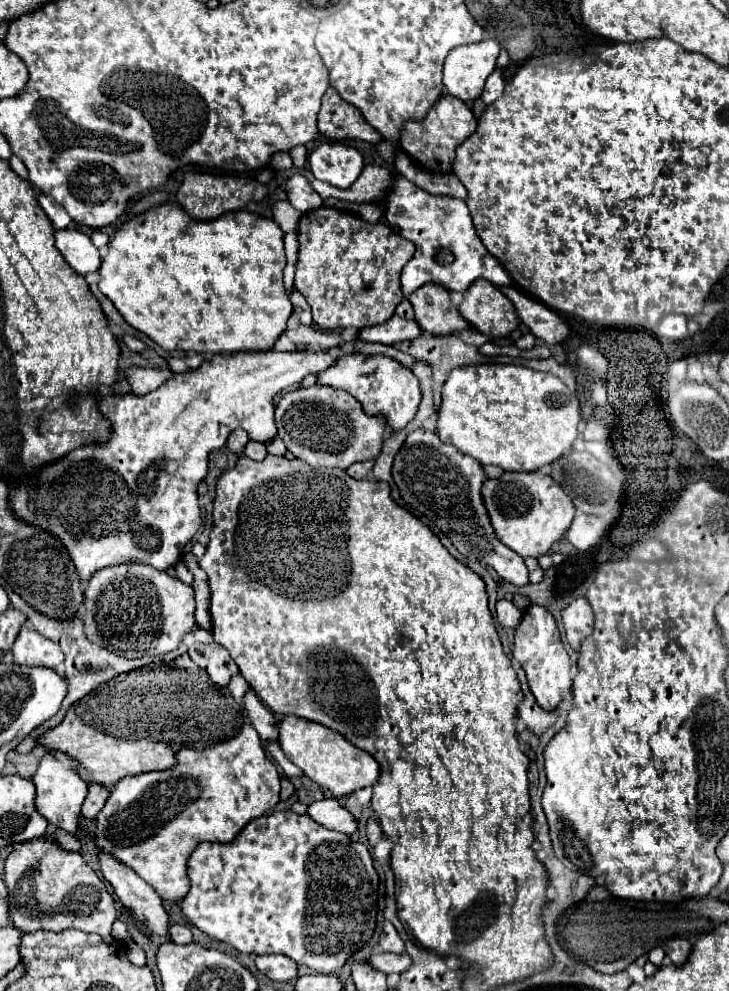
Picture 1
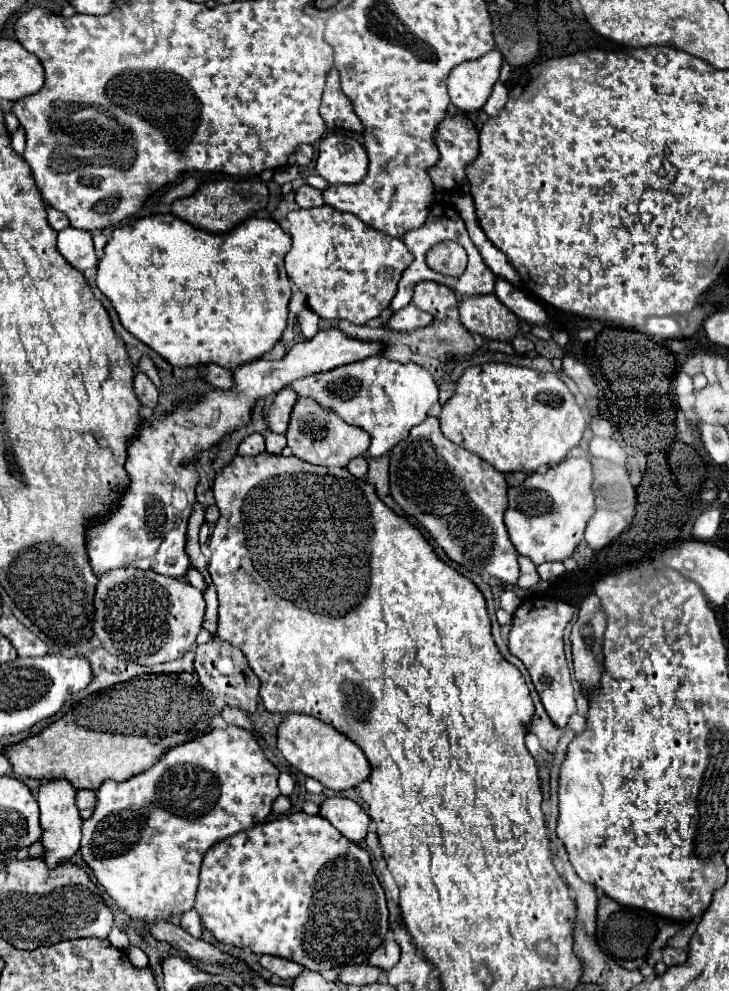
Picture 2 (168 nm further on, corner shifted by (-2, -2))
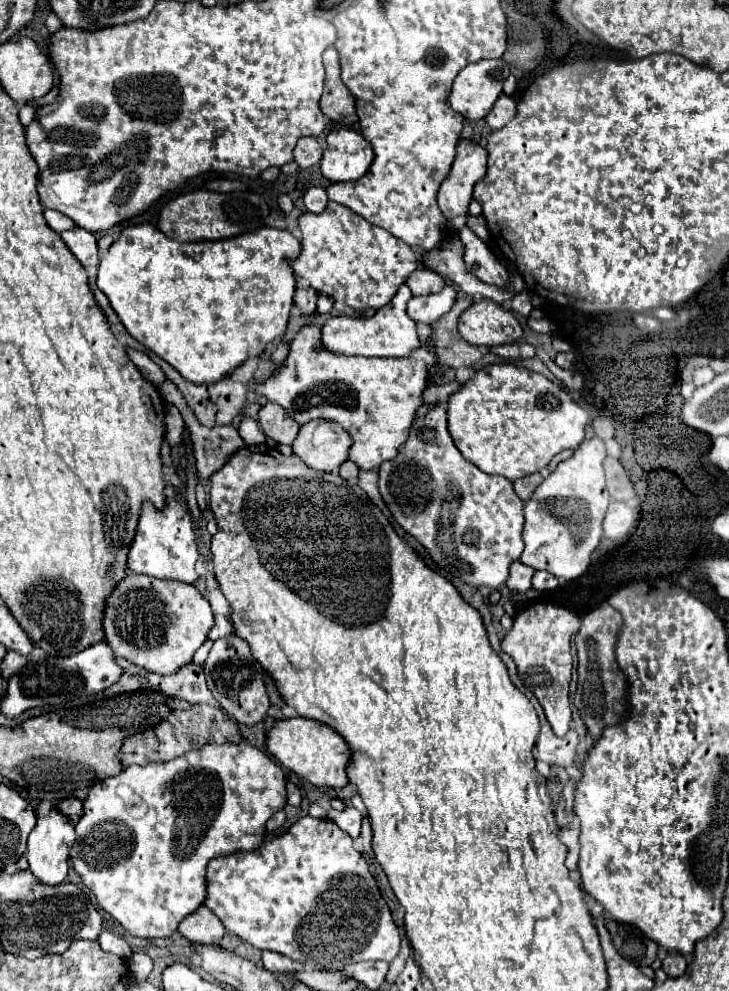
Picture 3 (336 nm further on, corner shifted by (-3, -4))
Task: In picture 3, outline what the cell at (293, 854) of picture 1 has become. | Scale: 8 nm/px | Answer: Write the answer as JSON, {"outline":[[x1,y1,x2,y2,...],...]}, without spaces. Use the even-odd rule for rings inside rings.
{"outline":[[303,816,299,818,287,832,283,832,281,836,269,840,269,842,263,842,261,848,253,850,253,852,245,852,245,850,239,850,239,852,233,852,233,854,225,854,223,858,217,856,209,862,207,866,207,896,205,896,205,906,223,922,225,930,229,934,235,934,237,938,241,938,243,942,259,948,259,950,273,950,273,952,279,952,283,956,289,956,301,964,309,964,313,970,343,970,347,964,353,964,353,962,363,962,363,960,385,960,385,962,391,962,397,952,399,952,399,944,401,944,401,938,399,938,399,930,393,922,393,916,389,912,389,906,385,904,385,900,381,898,379,894,379,888,375,884,375,878,371,876,369,872,369,866,365,862,365,858,361,856,361,852,357,852,353,848,353,840,341,832,335,822,331,820,317,820,317,818,311,818,311,816],[315,910,323,912,323,916,315,914],[307,918,323,918,323,920,307,920]]}

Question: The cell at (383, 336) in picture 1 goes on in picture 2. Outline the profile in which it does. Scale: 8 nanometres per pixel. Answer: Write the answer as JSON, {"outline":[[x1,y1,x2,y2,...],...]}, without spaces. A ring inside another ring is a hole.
{"outline":[[408,304,406,308,394,312,394,316,388,320,388,328,396,332,412,332,416,328,424,328,432,322,434,318,428,316,428,312,418,310,414,304]]}

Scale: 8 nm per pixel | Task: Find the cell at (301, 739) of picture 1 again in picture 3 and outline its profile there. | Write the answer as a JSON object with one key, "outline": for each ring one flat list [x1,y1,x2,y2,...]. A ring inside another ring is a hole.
{"outline":[[303,716,279,720,267,734,267,748,285,768,315,786,343,788,349,784,347,768,351,762,351,750,341,734,317,720]]}

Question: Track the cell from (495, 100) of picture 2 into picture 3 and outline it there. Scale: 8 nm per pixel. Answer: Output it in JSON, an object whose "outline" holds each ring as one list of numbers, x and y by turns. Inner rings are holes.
{"outline":[[501,94,501,96,497,98,497,102,493,104,493,108,491,108,489,116,485,118,485,122,487,122,493,130,497,130,497,128,505,126,505,122,511,120,513,114,515,114,515,100,513,100,511,96,507,96,507,94]]}

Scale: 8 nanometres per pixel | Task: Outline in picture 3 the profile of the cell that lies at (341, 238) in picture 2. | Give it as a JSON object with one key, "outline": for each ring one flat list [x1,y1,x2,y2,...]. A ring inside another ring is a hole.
{"outline":[[329,202,321,214,305,212,297,222,303,238,301,252,291,262,295,278,305,278,313,290,347,302,355,312,363,314,367,308,379,310,391,302,397,288,417,270,417,256,411,246,337,202]]}

